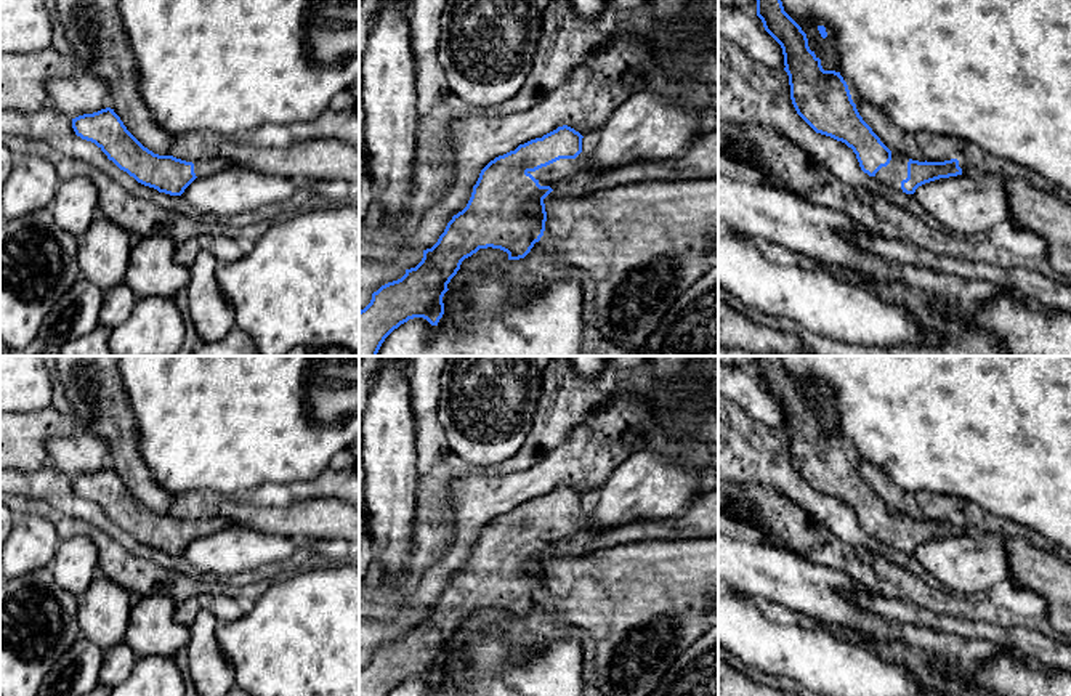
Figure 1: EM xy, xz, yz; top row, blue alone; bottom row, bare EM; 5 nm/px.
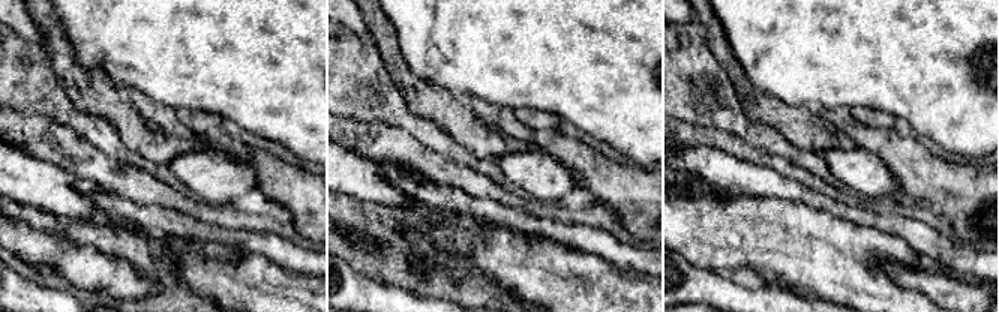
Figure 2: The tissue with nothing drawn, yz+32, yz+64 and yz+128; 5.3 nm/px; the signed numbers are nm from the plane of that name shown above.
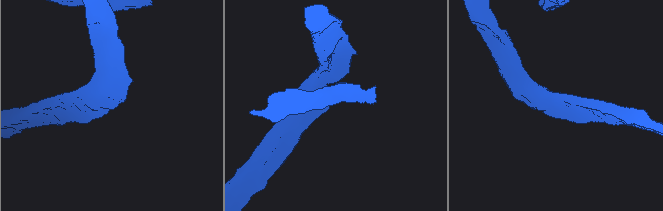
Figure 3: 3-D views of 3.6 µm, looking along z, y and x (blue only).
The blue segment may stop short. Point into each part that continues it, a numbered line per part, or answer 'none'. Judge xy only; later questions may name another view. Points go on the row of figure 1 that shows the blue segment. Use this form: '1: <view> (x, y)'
1: xy (204, 167)

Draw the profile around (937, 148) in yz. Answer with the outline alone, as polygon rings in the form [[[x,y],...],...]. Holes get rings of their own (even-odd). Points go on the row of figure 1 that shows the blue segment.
[[[917,133],[915,141],[927,162],[959,159],[965,144],[956,136],[938,133]]]

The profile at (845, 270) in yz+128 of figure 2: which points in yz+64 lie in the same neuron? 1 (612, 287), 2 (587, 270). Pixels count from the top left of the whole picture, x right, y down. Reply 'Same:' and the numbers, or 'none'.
Same: 1, 2

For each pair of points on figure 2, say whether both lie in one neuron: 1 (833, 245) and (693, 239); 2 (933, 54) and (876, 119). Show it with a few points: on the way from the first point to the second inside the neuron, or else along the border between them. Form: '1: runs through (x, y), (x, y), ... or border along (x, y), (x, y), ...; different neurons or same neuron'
1: runs through (798, 245), (777, 239), (728, 239); same neuron
2: border along (851, 108), (876, 108), (887, 111), (894, 119); different neurons

